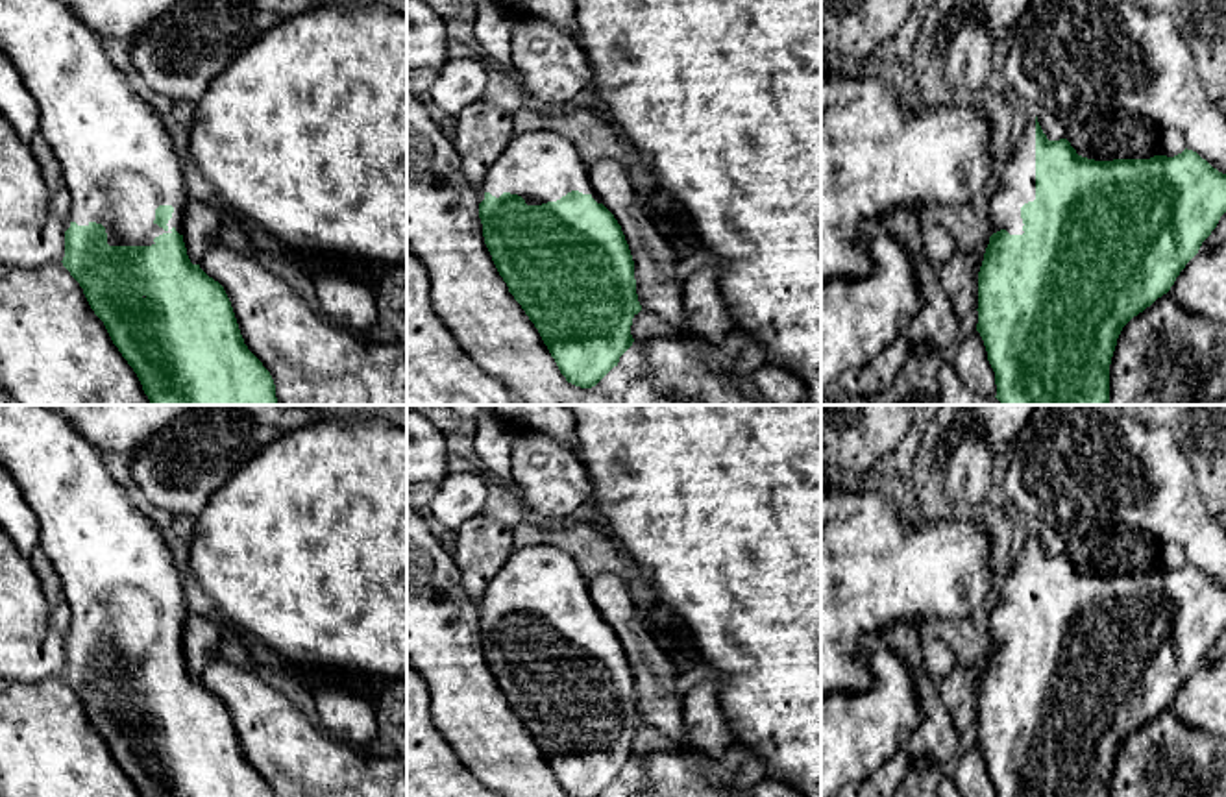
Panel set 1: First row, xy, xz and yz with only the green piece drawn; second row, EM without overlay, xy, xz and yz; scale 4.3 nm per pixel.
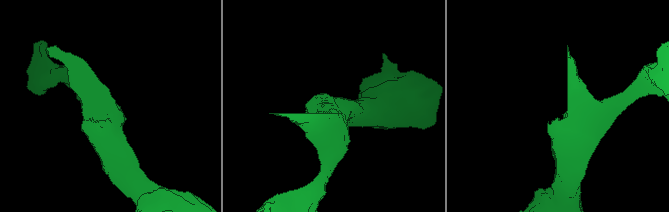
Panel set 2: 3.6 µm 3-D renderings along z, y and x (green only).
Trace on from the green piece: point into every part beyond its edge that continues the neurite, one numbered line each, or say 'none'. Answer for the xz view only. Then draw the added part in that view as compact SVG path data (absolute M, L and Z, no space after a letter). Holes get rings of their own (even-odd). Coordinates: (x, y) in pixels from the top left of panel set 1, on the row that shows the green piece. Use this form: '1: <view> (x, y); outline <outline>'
1: xz (540, 167); outline M525 131L514 135L503 153L486 170L479 187L479 203L484 194L499 198L518 194L527 205L557 202L571 190L590 194L597 203L588 163L573 142L553 131Z

